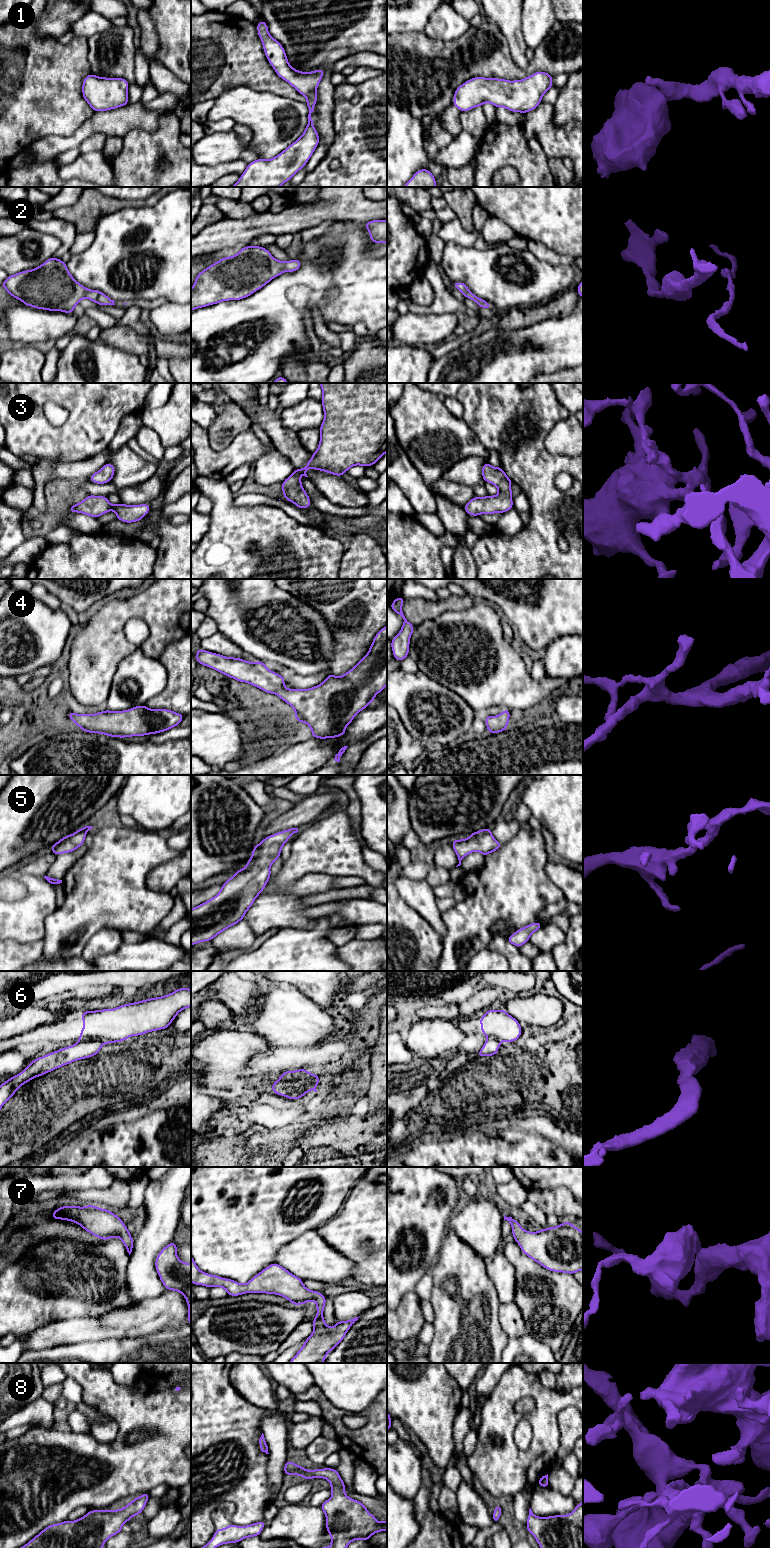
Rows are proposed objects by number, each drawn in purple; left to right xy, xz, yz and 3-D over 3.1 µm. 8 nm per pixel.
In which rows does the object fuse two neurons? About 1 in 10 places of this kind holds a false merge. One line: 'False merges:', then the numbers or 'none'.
False merges: 6

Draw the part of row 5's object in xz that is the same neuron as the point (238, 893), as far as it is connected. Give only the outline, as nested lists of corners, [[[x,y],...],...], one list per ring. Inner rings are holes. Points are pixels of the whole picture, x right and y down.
[[[291,828],[264,838],[252,849],[252,857],[247,861],[244,869],[237,870],[231,878],[225,881],[215,897],[191,909],[191,946],[210,941],[243,920],[246,912],[269,881],[270,866],[280,858],[283,845],[297,832],[298,828]]]

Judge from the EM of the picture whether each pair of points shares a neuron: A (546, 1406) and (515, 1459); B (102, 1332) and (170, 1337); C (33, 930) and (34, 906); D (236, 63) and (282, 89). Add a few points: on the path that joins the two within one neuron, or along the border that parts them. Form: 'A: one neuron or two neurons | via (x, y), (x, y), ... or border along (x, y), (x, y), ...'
A: one neuron | via (545, 1421), (545, 1438), (530, 1453)
B: two neurons | border along (167, 1329), (140, 1336), (121, 1338)
C: one neuron | via (33, 924), (33, 912)
D: one neuron | via (247, 65), (264, 79), (271, 82)

